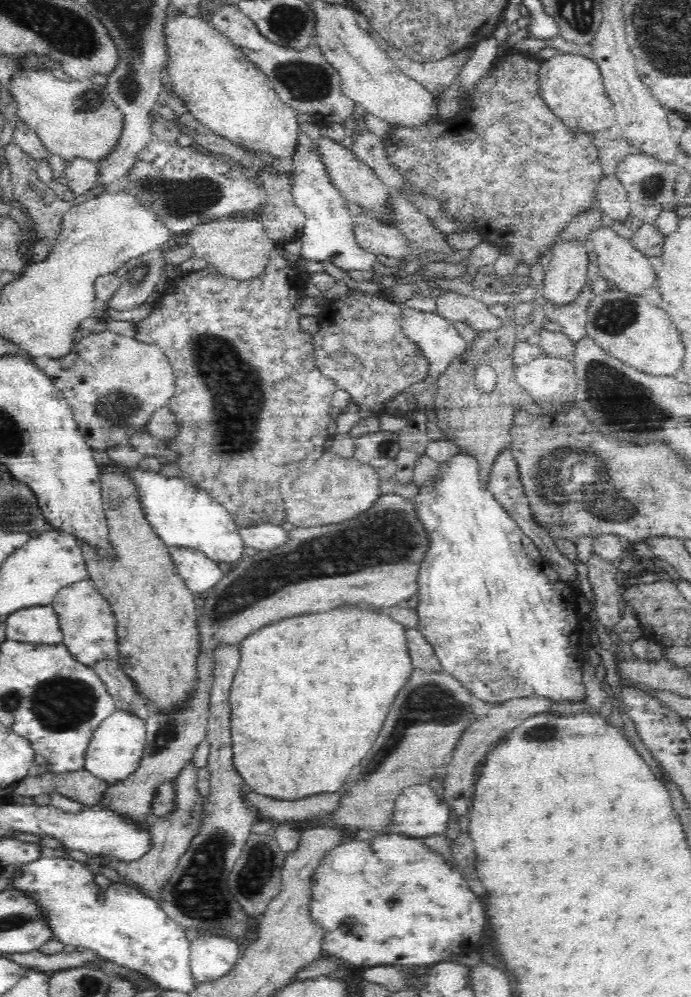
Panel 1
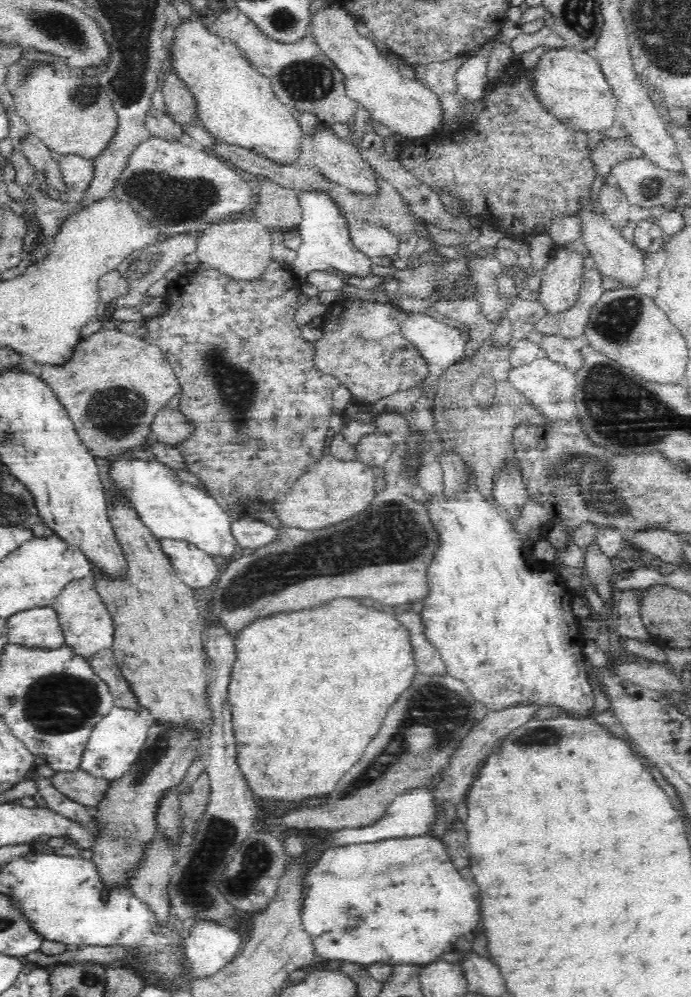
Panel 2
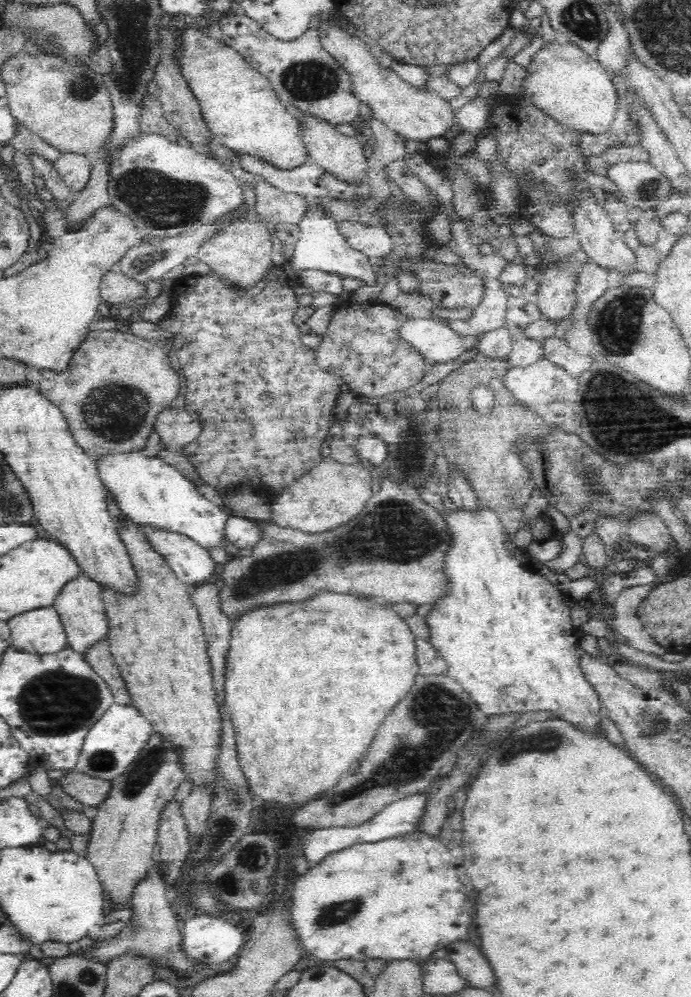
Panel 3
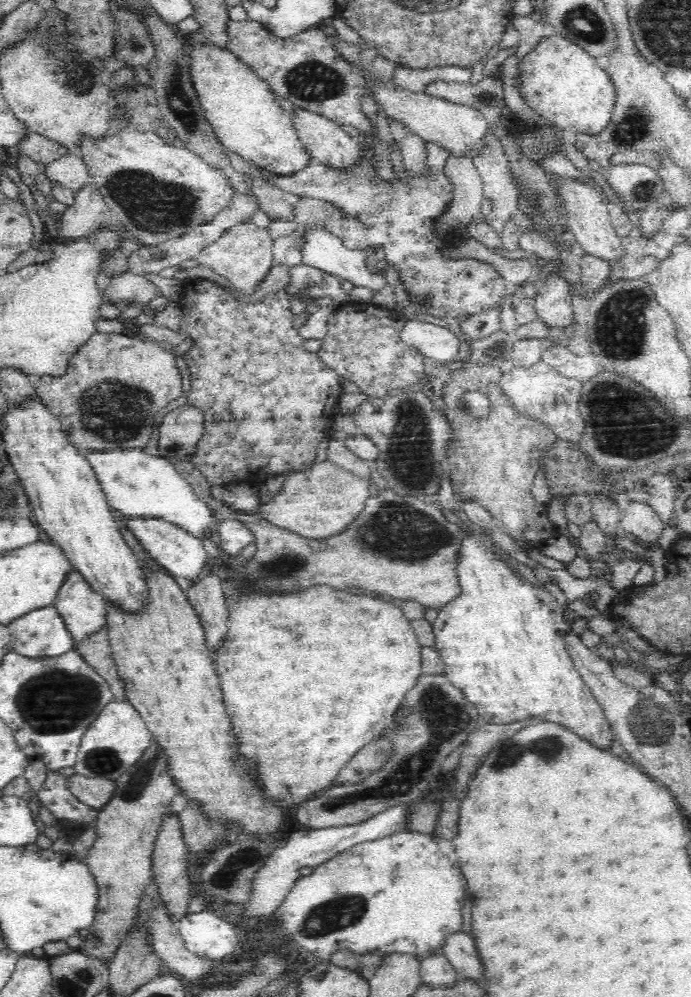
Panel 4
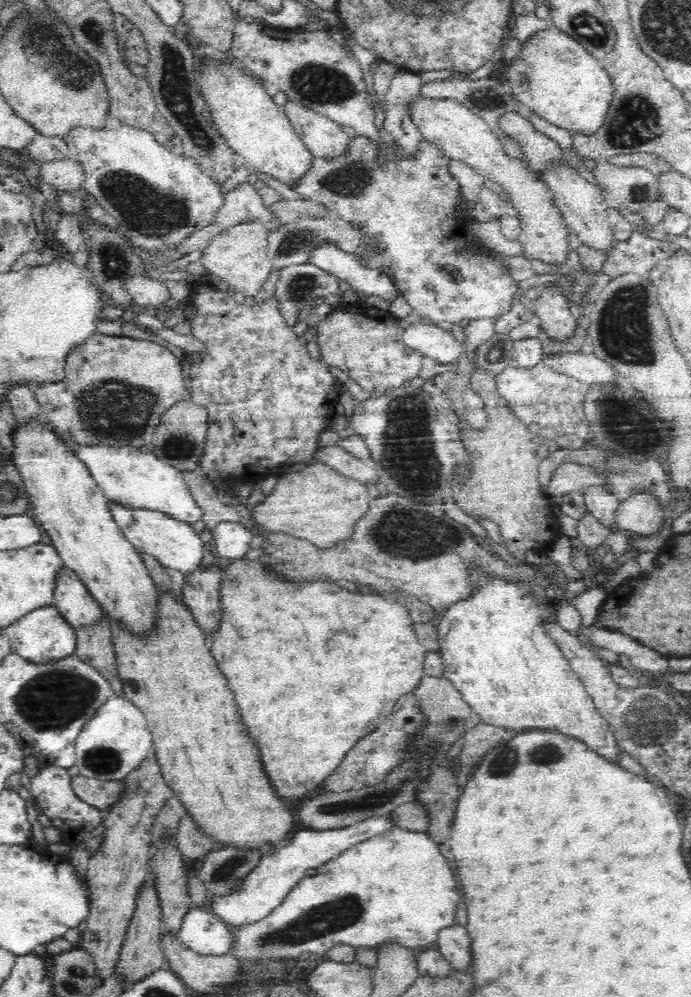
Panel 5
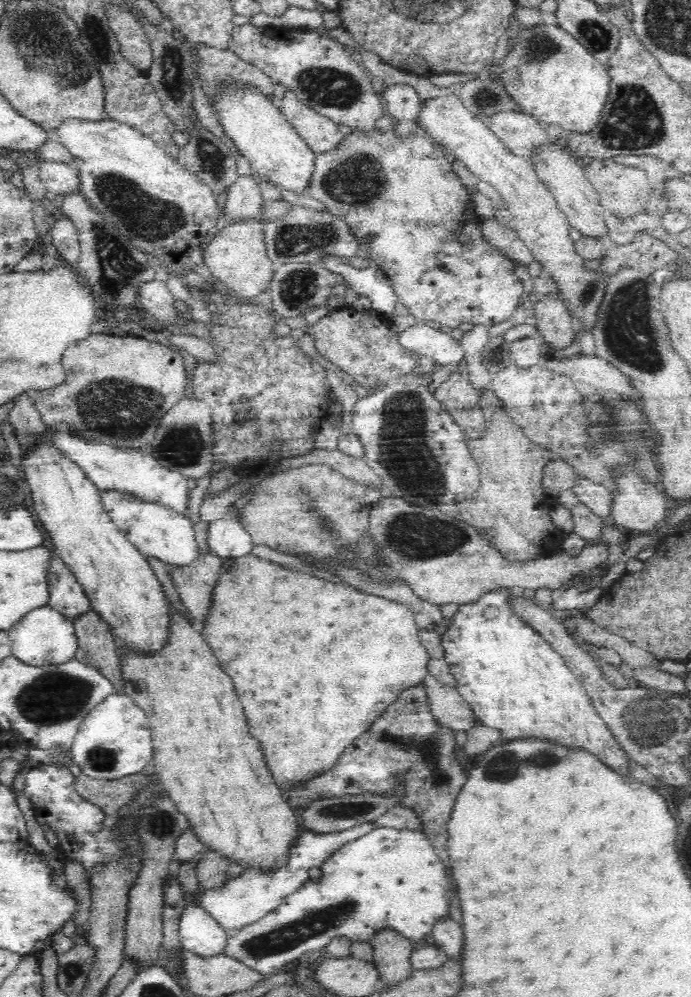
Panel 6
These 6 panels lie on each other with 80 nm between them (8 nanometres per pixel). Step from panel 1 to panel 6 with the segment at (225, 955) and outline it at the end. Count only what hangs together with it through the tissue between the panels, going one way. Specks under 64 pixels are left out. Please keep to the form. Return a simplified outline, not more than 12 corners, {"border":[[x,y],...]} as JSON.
{"border":[[197,904],[179,916],[185,952],[213,957],[229,934]]}

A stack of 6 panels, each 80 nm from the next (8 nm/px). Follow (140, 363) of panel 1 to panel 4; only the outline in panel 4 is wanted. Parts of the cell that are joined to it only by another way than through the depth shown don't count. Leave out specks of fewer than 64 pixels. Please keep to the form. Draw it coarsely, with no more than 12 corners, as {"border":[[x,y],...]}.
{"border":[[99,333],[35,394],[82,455],[144,449],[176,356]]}

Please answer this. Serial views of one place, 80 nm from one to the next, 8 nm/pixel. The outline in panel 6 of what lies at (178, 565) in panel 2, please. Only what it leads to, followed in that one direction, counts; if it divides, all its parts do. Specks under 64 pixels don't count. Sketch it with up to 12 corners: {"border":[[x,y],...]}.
{"border":[[99,490],[110,520],[146,557],[185,565],[194,524],[164,503]]}

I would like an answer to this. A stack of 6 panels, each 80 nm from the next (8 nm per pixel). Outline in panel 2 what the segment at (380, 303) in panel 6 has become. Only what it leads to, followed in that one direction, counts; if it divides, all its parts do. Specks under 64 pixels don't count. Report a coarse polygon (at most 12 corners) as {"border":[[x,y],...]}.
{"border":[[300,192],[303,221],[291,265],[366,278],[369,256],[352,244],[348,220],[326,192]]}

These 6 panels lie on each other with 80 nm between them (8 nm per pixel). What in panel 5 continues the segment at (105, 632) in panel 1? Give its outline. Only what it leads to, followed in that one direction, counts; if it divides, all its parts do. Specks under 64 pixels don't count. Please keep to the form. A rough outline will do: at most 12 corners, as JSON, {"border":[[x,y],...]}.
{"border":[[73,570],[55,572],[51,605],[74,630],[104,617]]}

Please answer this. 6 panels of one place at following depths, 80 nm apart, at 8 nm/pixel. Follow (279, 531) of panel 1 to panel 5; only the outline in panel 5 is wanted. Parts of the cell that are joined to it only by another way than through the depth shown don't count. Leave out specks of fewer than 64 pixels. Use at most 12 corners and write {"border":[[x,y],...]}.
{"border":[[237,522],[212,530],[212,551],[222,562],[246,556],[252,531]]}

